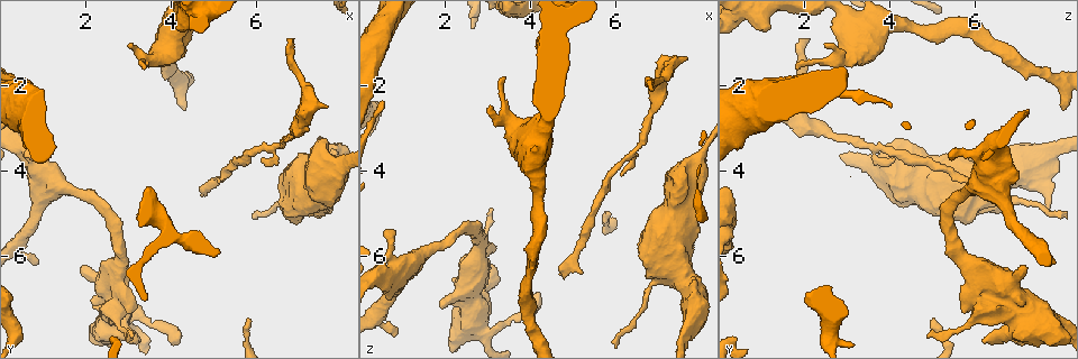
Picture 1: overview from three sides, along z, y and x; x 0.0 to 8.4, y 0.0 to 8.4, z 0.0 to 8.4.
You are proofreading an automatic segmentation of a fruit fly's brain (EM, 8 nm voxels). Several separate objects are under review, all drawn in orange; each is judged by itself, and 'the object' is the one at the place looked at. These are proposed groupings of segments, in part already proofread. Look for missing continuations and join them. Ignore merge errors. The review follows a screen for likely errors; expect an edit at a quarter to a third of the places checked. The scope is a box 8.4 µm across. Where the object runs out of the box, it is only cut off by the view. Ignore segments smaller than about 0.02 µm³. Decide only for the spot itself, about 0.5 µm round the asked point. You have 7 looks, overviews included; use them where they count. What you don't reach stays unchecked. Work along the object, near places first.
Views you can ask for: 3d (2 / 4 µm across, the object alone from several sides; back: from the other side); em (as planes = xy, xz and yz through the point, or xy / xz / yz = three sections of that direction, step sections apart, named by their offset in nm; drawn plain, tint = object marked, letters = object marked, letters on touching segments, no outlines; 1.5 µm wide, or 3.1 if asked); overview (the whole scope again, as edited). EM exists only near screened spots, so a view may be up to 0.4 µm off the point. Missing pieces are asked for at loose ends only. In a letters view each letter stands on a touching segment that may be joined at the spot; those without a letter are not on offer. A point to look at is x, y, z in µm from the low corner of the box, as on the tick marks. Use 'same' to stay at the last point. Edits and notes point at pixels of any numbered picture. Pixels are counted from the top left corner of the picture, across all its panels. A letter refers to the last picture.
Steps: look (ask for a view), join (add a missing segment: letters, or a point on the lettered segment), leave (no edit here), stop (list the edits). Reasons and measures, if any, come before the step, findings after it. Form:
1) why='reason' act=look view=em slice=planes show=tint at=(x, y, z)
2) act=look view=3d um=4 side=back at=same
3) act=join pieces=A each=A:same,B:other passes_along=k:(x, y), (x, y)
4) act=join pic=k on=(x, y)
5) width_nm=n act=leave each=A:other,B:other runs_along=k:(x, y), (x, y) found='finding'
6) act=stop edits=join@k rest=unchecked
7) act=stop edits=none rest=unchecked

act=look view=3d um=4 at=(3.10, 7.90, 4.90)

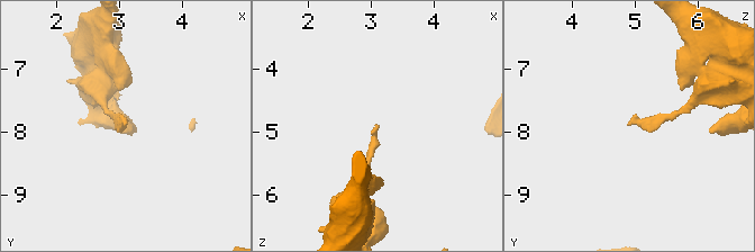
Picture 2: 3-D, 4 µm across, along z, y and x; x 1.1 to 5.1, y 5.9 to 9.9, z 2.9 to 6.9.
act=look view=em slice=planes show=plain at=(3.10, 7.90, 4.85)

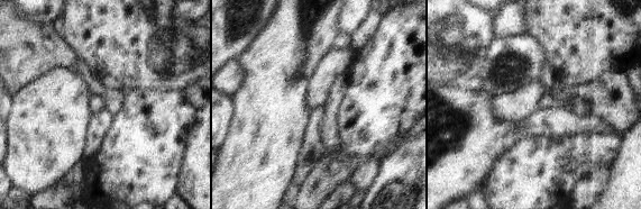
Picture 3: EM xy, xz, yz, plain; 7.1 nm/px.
why='see the neighbours' act=look view=em slice=planes show=letters at=same

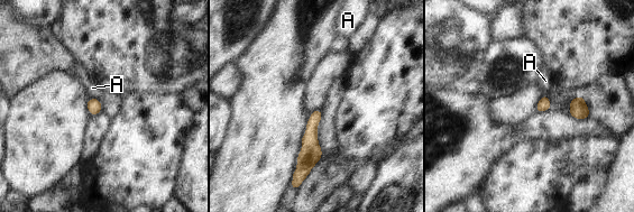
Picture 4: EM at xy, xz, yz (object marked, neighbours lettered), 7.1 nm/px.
width_nm=80 act=leave each=A:other runs_along=4:(318, 112), (311, 126), (305, 172) found='none of them fits'

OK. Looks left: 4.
why='tapers out' act=look view=3d um=4 at=(6.85, 0.90, 2.10)

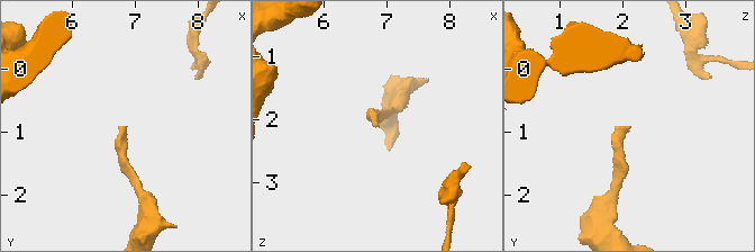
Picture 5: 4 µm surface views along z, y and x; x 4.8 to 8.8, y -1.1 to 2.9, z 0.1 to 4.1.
act=look view=em slice=planes show=tint at=(6.85, 0.90, 2.10)

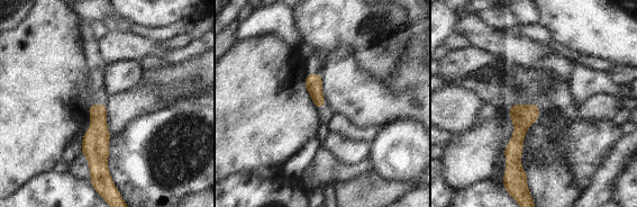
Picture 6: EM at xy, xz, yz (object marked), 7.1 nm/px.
act=look view=em slice=planes show=letters at=same

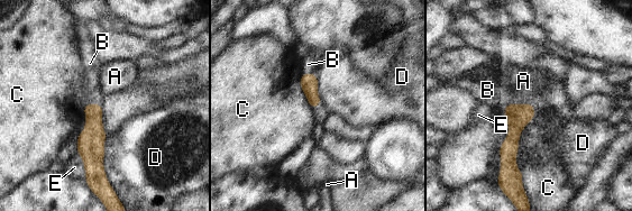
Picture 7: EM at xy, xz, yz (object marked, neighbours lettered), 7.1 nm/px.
width_nm=120 act=join pieces=B each=A:other,B:same,C:other,D:other,E:other passes_along=7:(91, 139), (93, 104), (93, 94) found='it goes on there'

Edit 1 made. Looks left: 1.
act=stop edits=join@7 rest=unchecked

